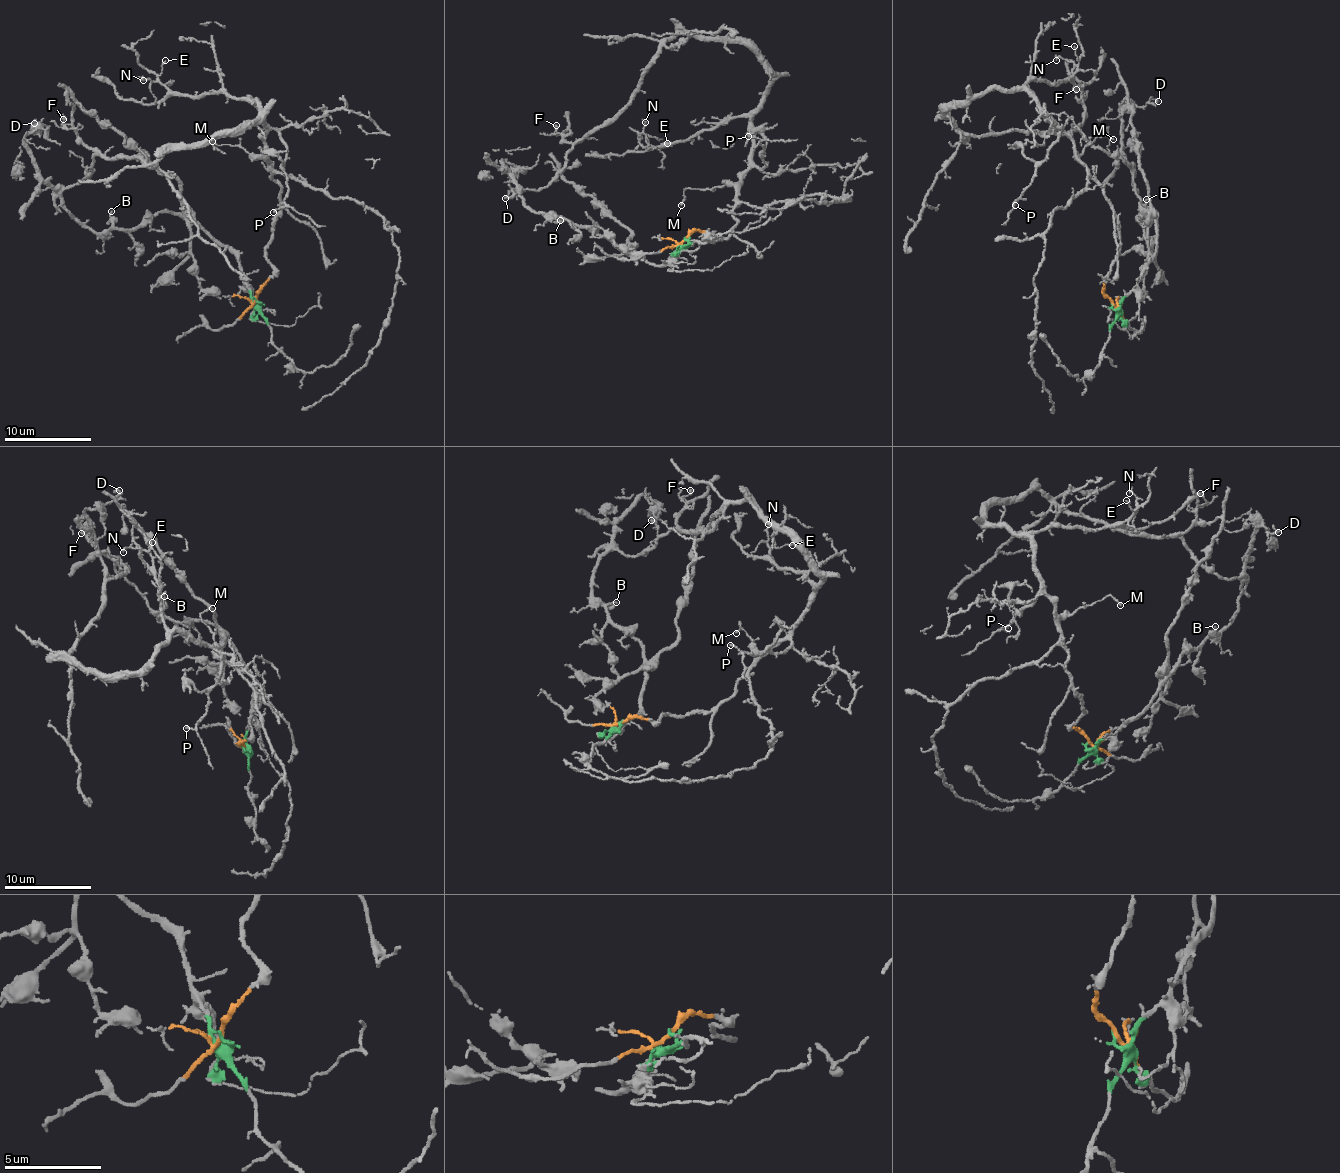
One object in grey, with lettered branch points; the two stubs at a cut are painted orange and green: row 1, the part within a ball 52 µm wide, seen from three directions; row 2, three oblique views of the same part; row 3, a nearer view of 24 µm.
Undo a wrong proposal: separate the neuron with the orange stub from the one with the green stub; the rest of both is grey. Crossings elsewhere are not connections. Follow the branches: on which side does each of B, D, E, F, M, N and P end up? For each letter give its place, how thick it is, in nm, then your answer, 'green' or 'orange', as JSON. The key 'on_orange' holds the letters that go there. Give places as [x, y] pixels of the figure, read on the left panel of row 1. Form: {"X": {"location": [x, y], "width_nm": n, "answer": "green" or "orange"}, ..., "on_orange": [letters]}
{"B": {"location": [111, 211], "width_nm": 120, "answer": "green"}, "D": {"location": [34, 123], "width_nm": 180, "answer": "green"}, "E": {"location": [165, 60], "width_nm": 110, "answer": "orange"}, "F": {"location": [63, 119], "width_nm": 140, "answer": "orange"}, "M": {"location": [212, 141], "width_nm": 120, "answer": "orange"}, "N": {"location": [143, 80], "width_nm": 140, "answer": "orange"}, "P": {"location": [273, 212], "width_nm": 120, "answer": "orange"}, "on_orange": ["E", "F", "M", "N", "P"]}

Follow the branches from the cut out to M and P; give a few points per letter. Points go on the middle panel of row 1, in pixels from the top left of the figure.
M: (685, 239), (703, 230), (712, 242), (728, 237), (737, 224), (736, 191), (733, 186), (687, 188), (680, 206)
P: (685, 239), (703, 230), (712, 242), (728, 237), (737, 224), (742, 176), (766, 163), (760, 141), (747, 137)

